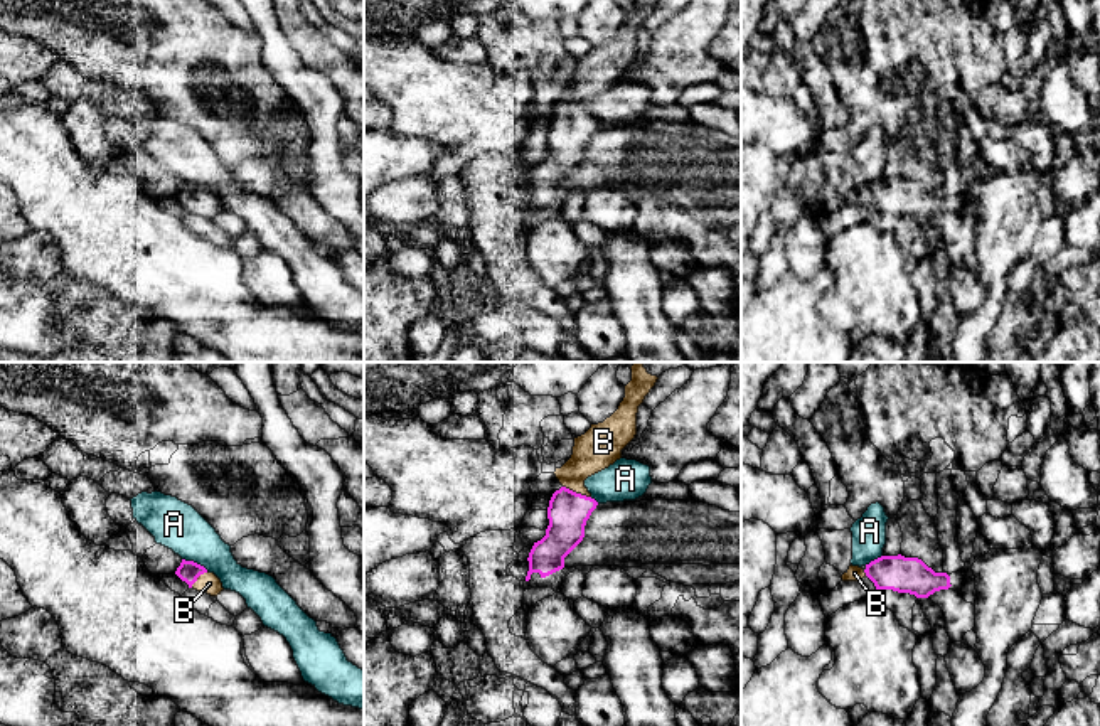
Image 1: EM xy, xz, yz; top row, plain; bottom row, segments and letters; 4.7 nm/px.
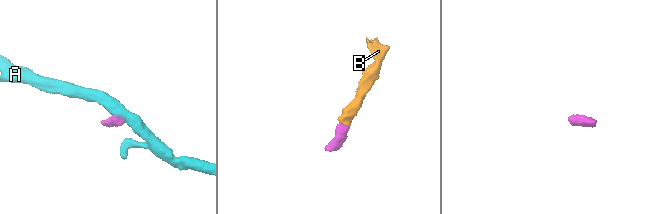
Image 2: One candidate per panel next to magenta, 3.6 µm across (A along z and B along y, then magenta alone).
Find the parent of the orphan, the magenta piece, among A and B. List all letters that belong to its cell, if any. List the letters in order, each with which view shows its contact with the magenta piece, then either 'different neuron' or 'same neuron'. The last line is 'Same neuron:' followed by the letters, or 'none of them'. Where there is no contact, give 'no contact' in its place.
A: meets magenta in xy; different neuron
B: meets magenta in xz; same neuron
Same neuron: B

